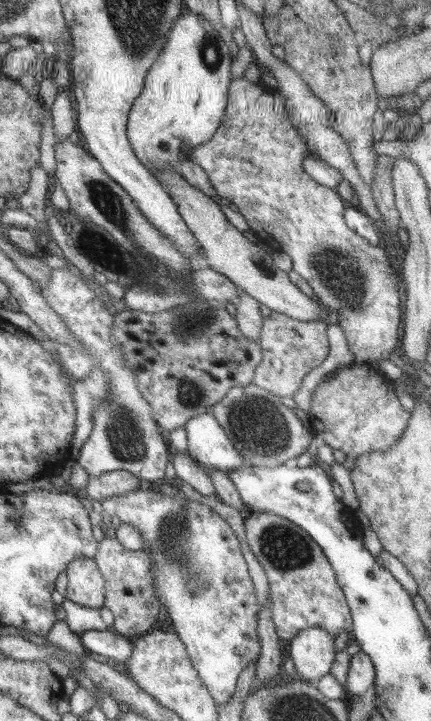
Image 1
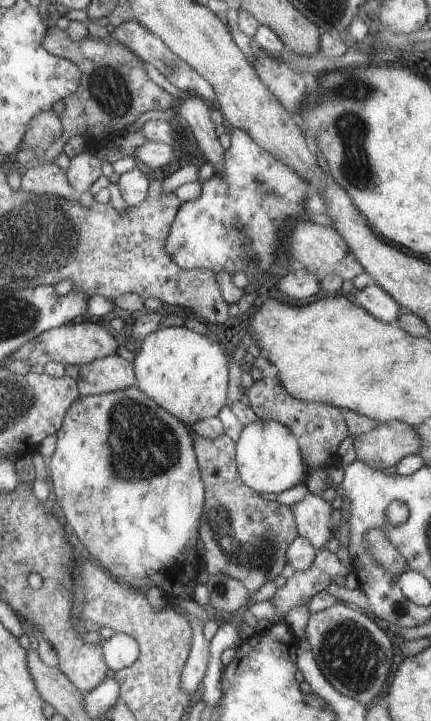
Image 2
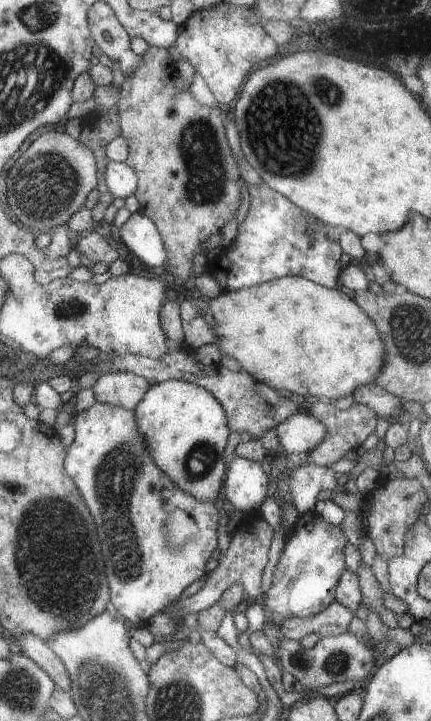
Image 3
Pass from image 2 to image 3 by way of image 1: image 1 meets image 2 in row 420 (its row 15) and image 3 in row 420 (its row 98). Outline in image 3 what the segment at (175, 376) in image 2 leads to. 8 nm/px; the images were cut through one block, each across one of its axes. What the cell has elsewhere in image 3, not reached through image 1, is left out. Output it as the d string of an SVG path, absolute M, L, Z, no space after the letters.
M161 382L151 384L139 406L133 410L137 432L145 442L147 456L155 466L167 474L167 478L181 492L203 500L215 502L223 474L227 474L223 464L223 446L229 434L225 426L227 412L219 400L205 388L199 388L189 382Z

